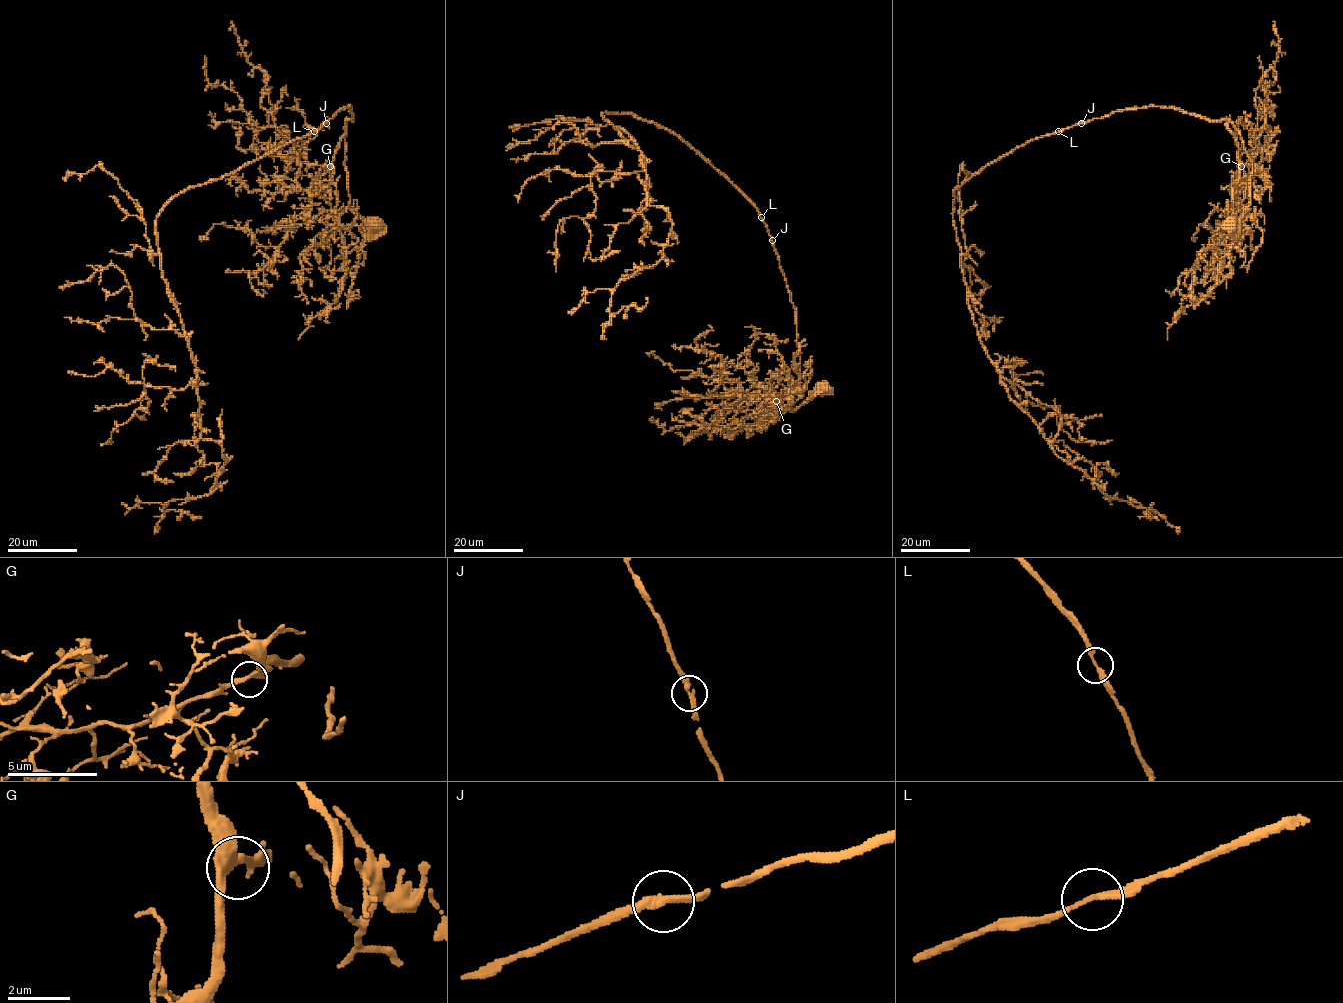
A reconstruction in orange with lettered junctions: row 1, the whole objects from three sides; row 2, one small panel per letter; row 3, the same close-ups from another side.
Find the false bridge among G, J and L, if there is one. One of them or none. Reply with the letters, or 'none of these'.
none of these

